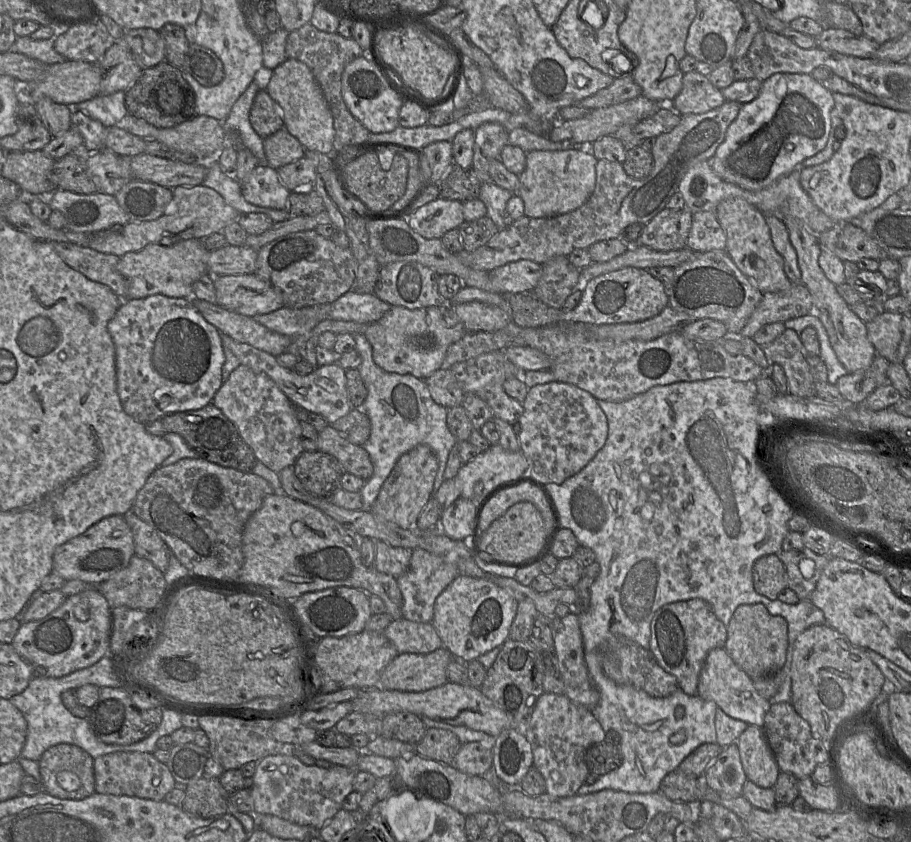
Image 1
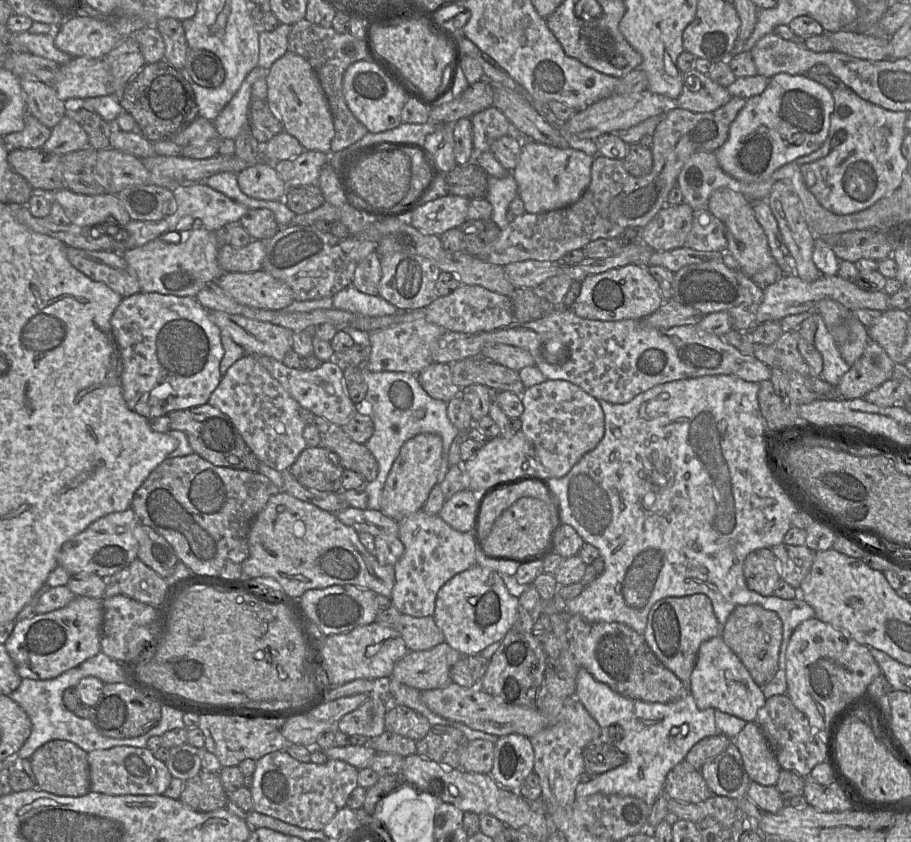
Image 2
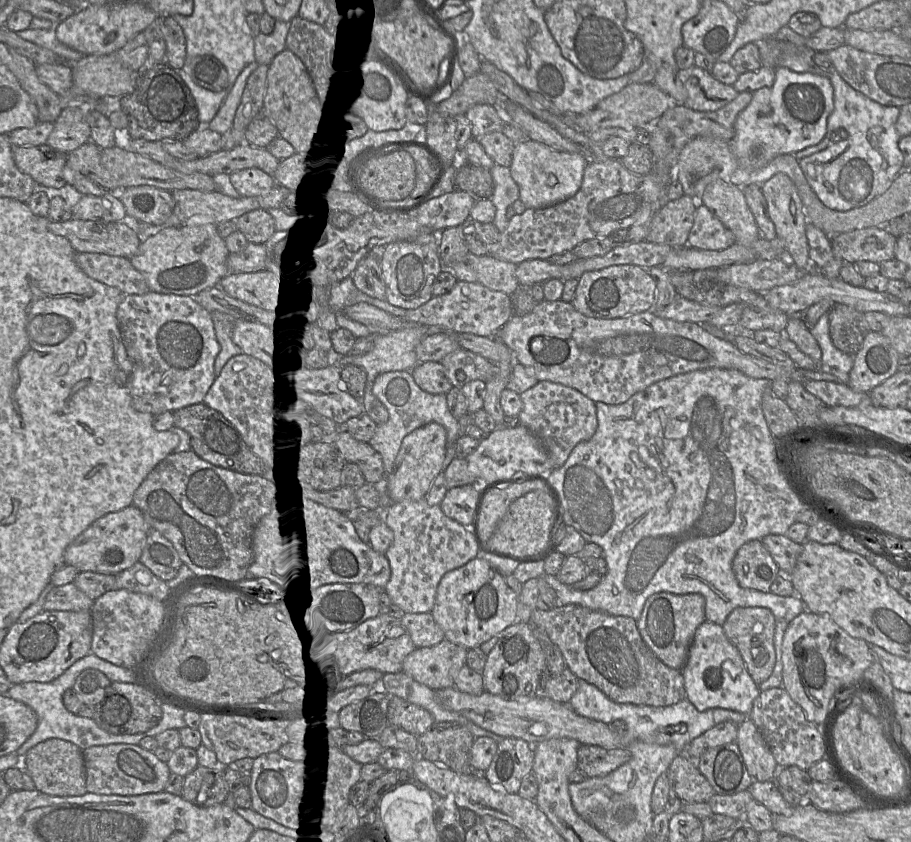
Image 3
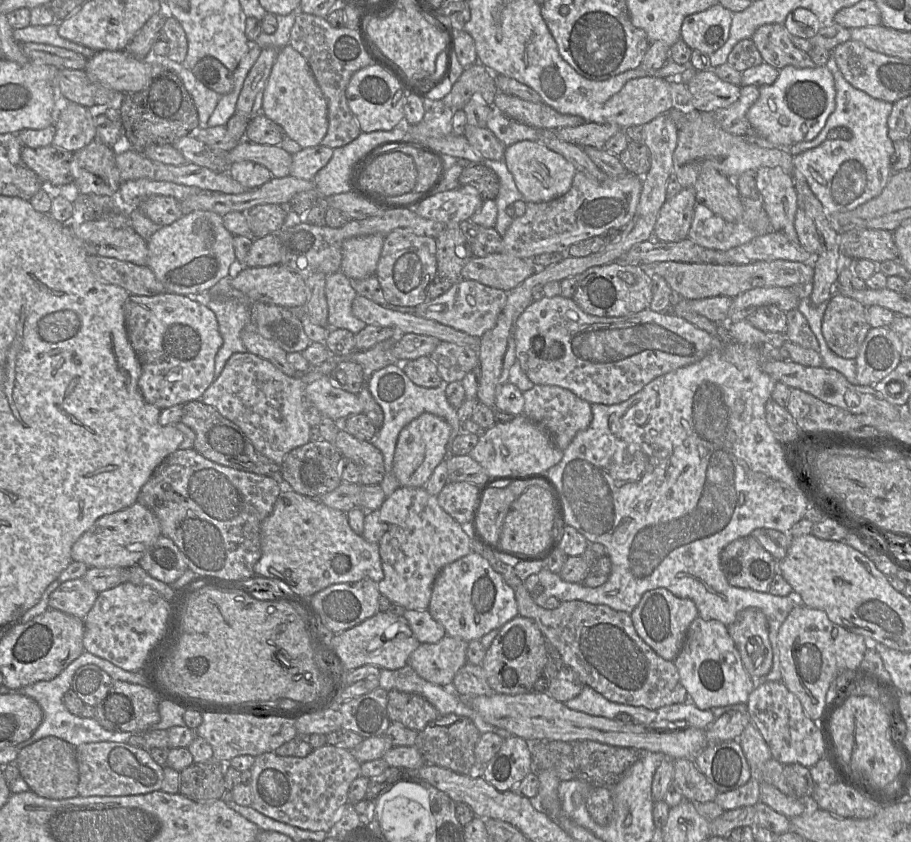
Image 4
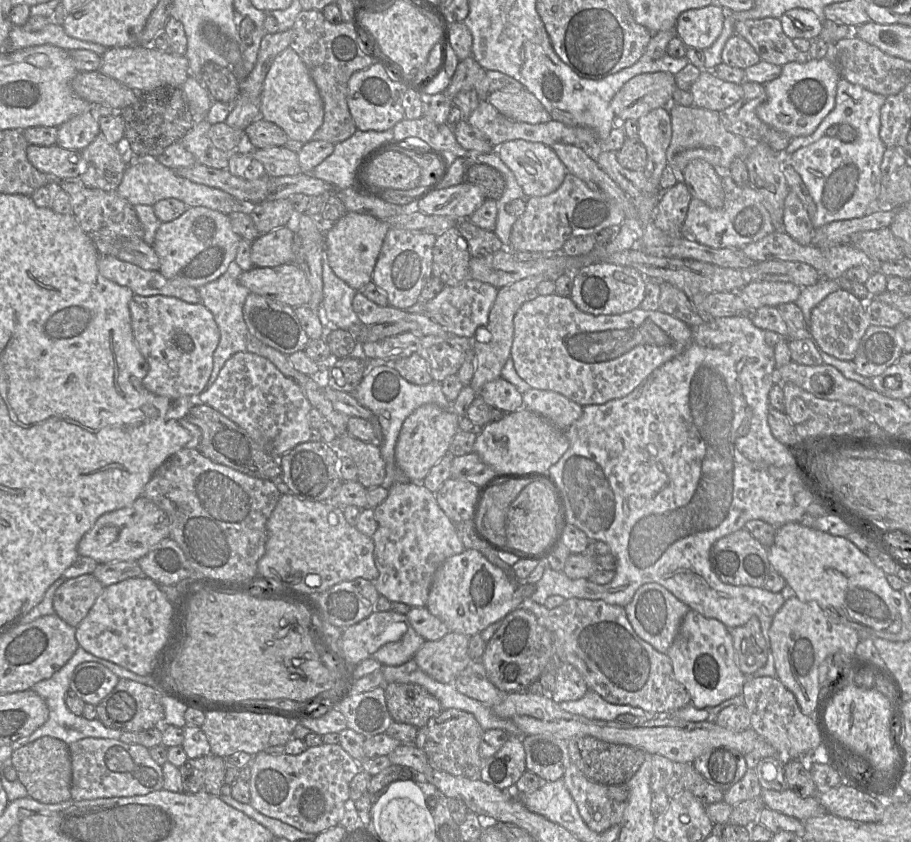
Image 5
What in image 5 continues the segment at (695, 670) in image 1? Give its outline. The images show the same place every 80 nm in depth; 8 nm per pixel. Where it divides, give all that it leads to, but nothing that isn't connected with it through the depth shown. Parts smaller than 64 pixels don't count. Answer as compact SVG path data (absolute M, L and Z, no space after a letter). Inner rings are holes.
M654 582L642 585L624 608L635 633L664 654L673 643L684 616L690 610L688 605L677 599L664 586Z

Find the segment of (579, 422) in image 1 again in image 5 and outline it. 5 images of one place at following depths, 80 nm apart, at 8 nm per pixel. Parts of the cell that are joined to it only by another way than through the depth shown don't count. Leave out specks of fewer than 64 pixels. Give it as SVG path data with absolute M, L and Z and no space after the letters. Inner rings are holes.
M533 388L523 394L523 407L542 416L561 431L566 431L583 413L583 406L560 393Z

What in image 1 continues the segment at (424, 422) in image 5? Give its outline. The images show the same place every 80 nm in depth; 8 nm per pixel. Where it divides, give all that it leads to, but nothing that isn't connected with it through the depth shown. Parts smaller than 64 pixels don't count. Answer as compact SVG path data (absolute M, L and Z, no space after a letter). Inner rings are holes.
M418 445L404 453L384 481L370 511L381 521L389 521L403 529L415 528L418 517L432 497L438 459L427 445Z

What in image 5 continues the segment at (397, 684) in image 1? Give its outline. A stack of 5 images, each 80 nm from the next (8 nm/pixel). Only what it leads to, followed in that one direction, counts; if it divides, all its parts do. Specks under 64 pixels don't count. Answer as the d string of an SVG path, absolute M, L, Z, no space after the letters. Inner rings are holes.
M448 632L439 640L425 641L413 659L431 678L441 683L453 683L472 662L468 654L469 637Z

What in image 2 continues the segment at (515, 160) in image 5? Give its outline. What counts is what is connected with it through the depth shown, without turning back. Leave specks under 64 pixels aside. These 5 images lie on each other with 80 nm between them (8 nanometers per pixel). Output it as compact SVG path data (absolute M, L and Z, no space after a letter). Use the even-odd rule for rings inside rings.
M528 140L522 143L519 162L512 171L527 213L543 213L575 203L591 182L594 157L572 148L556 148Z

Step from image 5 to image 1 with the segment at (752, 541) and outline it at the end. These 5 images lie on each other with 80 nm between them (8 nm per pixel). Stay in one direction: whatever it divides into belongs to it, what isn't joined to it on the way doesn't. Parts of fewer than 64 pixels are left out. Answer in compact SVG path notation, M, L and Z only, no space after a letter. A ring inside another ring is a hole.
M777 554L758 558L752 576L755 591L770 600L778 599L780 592L788 587L786 569Z

